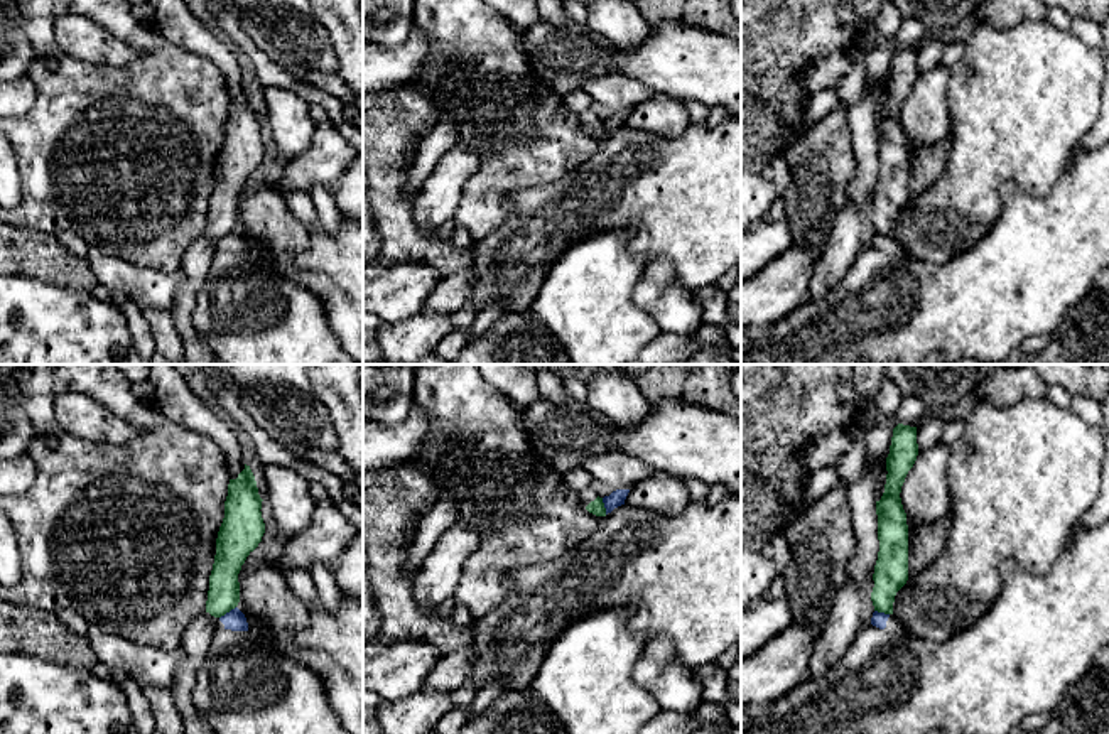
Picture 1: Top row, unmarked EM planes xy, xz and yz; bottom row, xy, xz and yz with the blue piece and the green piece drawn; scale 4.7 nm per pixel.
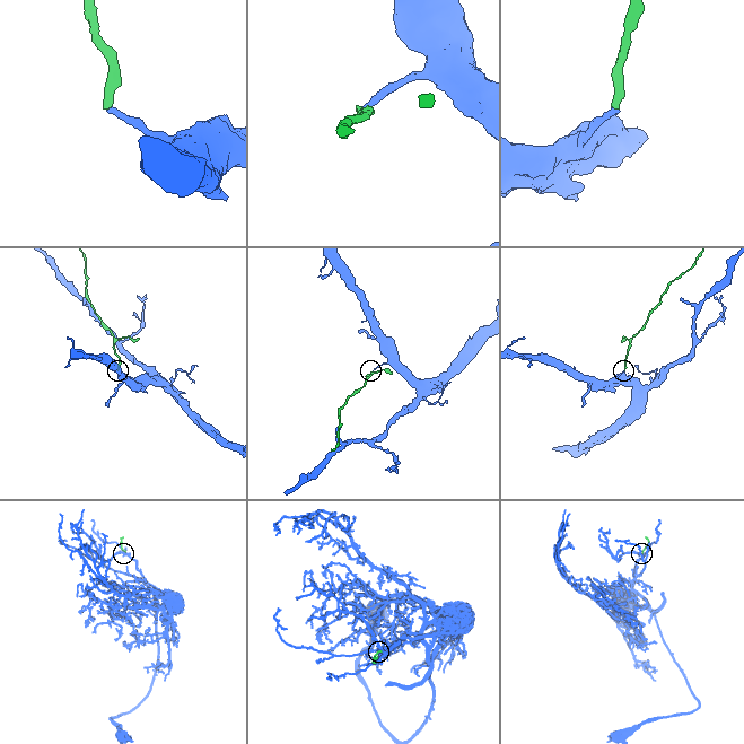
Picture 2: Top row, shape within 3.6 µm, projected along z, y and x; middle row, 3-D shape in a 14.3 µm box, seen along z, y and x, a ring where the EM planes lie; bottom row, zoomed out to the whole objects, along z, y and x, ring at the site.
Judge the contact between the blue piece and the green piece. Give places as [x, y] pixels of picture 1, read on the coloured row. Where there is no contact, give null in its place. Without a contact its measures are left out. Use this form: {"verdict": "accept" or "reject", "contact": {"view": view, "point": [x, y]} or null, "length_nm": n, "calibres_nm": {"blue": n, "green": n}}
{"verdict": "reject", "contact": {"view": "xy", "point": [227, 613]}, "length_nm": 100, "calibres_nm": {"blue": 100, "green": 150}}

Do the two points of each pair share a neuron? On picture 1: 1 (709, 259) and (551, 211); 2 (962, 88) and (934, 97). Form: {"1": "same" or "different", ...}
{"1": "same", "2": "different"}

